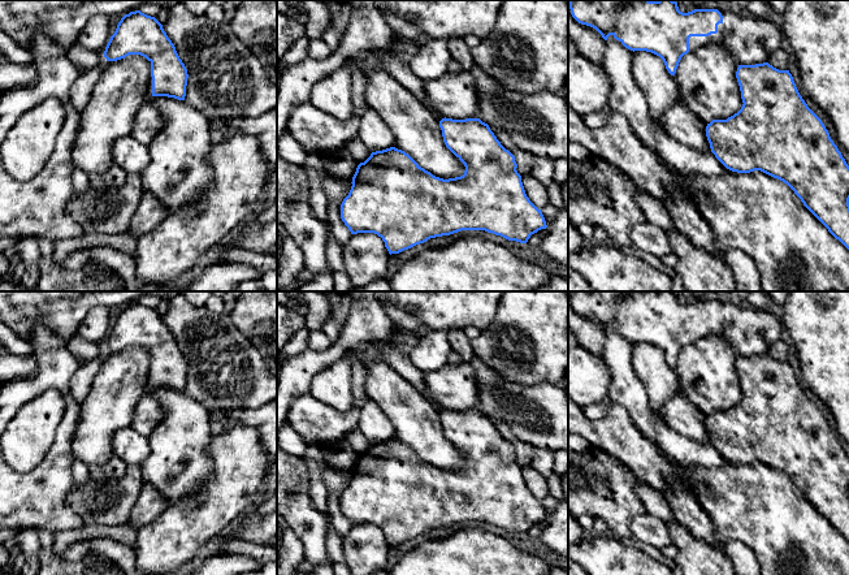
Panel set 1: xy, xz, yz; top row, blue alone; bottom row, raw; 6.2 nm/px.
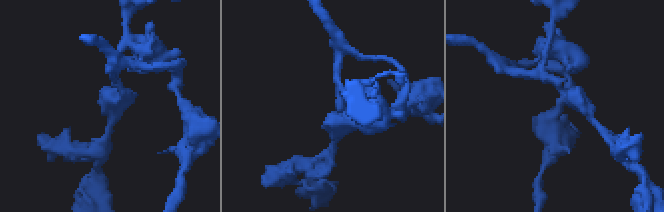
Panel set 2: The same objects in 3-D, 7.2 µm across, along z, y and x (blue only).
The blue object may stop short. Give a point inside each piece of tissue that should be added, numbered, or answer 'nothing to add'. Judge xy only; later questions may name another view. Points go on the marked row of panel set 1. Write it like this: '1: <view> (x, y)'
1: xy (148, 95)

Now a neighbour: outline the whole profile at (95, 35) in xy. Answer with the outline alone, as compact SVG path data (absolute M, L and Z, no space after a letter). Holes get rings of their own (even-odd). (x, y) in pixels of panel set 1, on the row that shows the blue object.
M104 14L94 16L78 36L78 43L85 48L104 53L109 40L109 17Z

